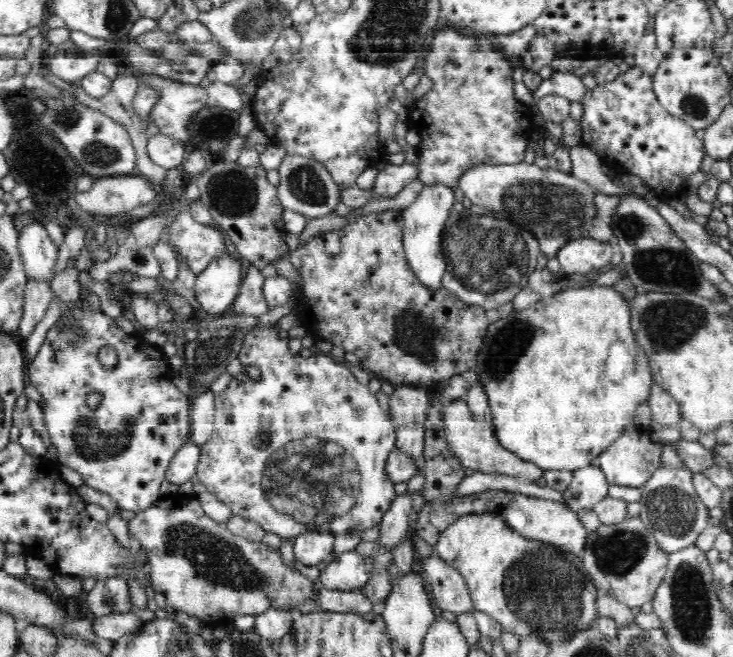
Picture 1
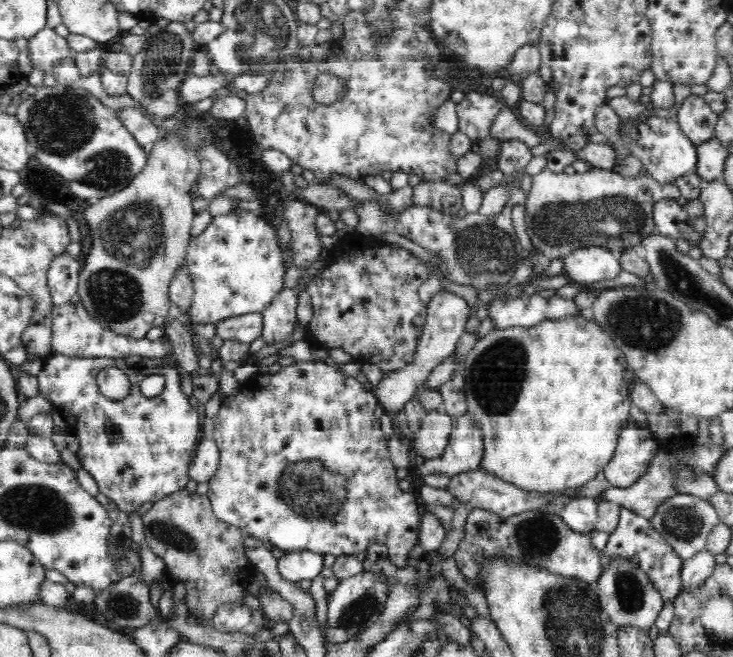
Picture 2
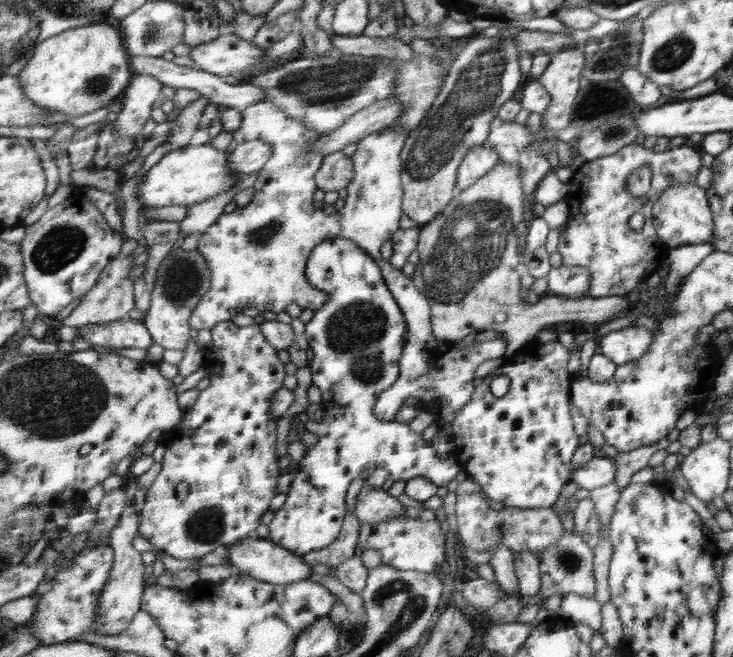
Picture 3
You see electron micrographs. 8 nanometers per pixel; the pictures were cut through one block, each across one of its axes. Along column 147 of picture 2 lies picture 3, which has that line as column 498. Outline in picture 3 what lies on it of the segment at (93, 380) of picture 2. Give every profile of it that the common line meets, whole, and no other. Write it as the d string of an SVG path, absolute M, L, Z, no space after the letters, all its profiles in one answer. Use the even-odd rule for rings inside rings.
M536 338L526 345L523 349L518 350L514 355L507 359L506 363L489 376L484 377L481 384L475 387L472 397L465 405L464 409L457 414L456 421L453 422L452 430L455 436L455 447L453 455L458 461L458 466L467 474L468 478L473 478L476 483L481 485L481 491L485 493L490 500L502 502L504 507L514 508L552 508L553 504L558 502L560 491L564 488L564 484L569 483L573 471L573 456L580 446L580 438L574 432L574 424L572 424L572 416L570 416L570 384L572 384L572 372L568 370L568 360L570 360L570 352L560 344L555 342L540 342ZM497 375L507 375L510 380L510 387L505 396L496 397L490 392L490 382Z

